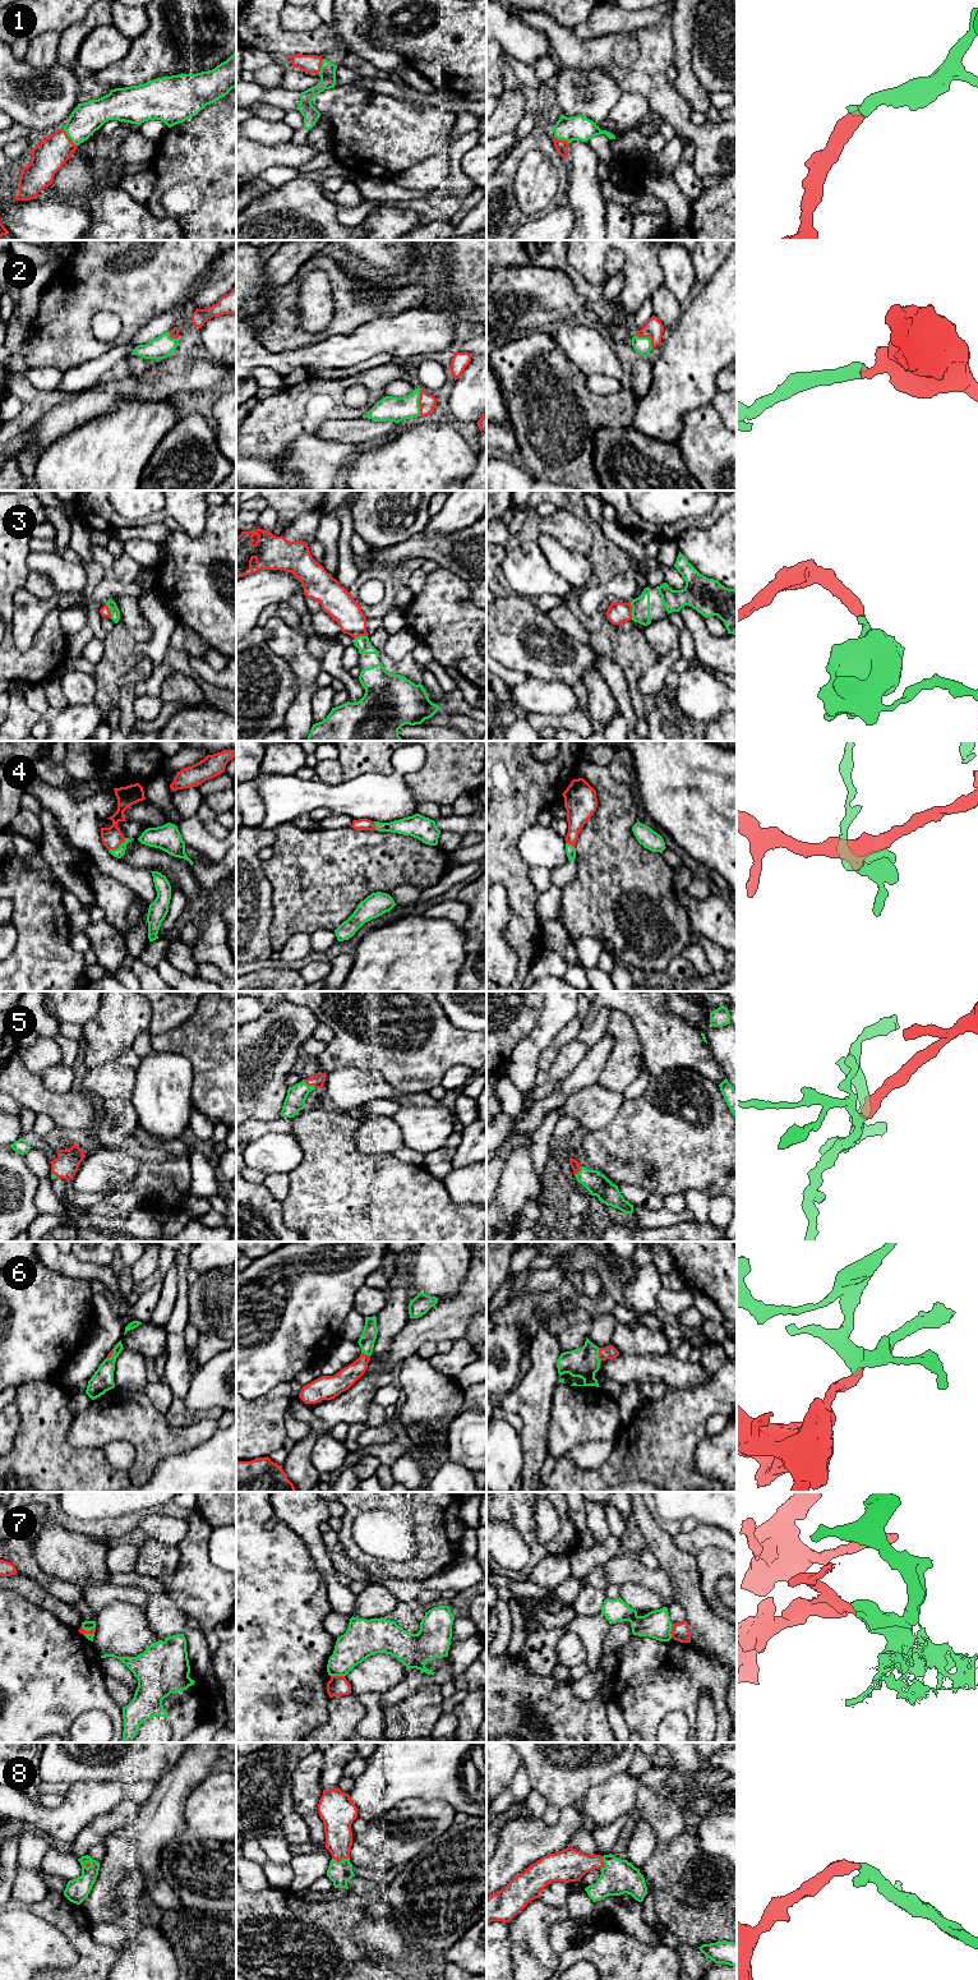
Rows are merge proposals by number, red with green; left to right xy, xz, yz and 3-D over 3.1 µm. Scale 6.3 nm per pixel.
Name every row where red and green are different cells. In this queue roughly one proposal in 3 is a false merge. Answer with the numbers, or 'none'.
7

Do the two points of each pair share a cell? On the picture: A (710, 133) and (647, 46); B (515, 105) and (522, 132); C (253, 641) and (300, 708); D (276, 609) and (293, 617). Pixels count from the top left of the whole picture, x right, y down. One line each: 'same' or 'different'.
A: same
B: different
C: different
D: same

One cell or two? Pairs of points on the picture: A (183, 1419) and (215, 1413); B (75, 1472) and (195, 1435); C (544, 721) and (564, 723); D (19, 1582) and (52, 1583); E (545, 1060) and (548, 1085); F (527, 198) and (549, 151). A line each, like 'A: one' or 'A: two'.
A: one
B: two
C: one
D: two
E: two
F: two

